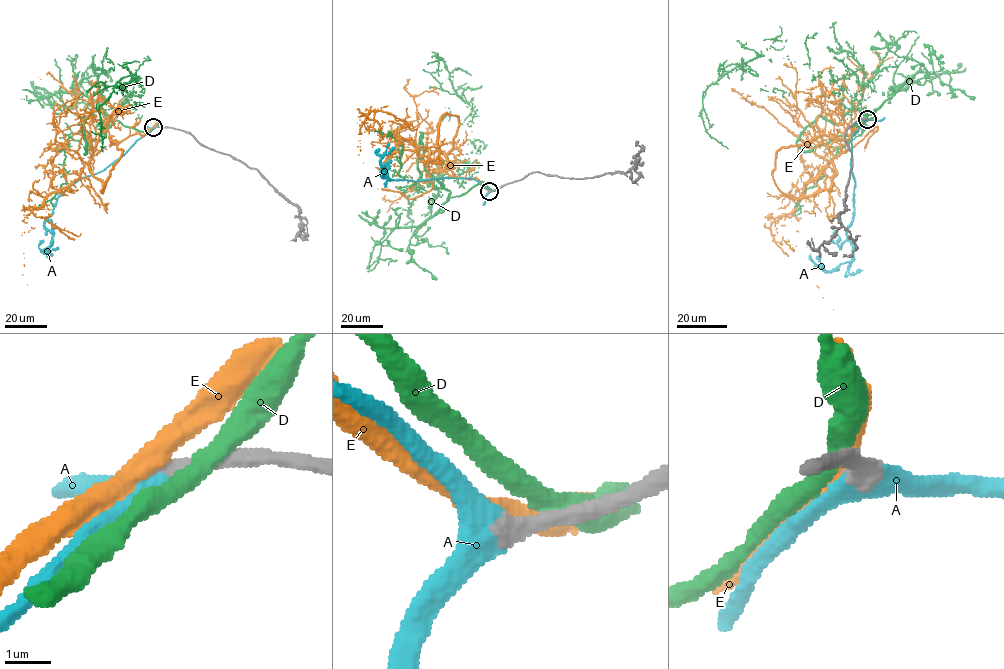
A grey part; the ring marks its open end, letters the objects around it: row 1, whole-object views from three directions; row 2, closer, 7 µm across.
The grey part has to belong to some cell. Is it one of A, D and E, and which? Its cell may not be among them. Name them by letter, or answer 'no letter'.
A

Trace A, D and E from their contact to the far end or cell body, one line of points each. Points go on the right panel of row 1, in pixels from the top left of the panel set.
A: (867, 120), (852, 135), (855, 186), (852, 223), (847, 233), (853, 259), (826, 271), (810, 254)
D: (867, 118), (843, 64), (834, 81), (758, 56), (702, 94), (728, 149)
E: (867, 119), (850, 137), (822, 96), (833, 159), (780, 218), (798, 221), (833, 310)

